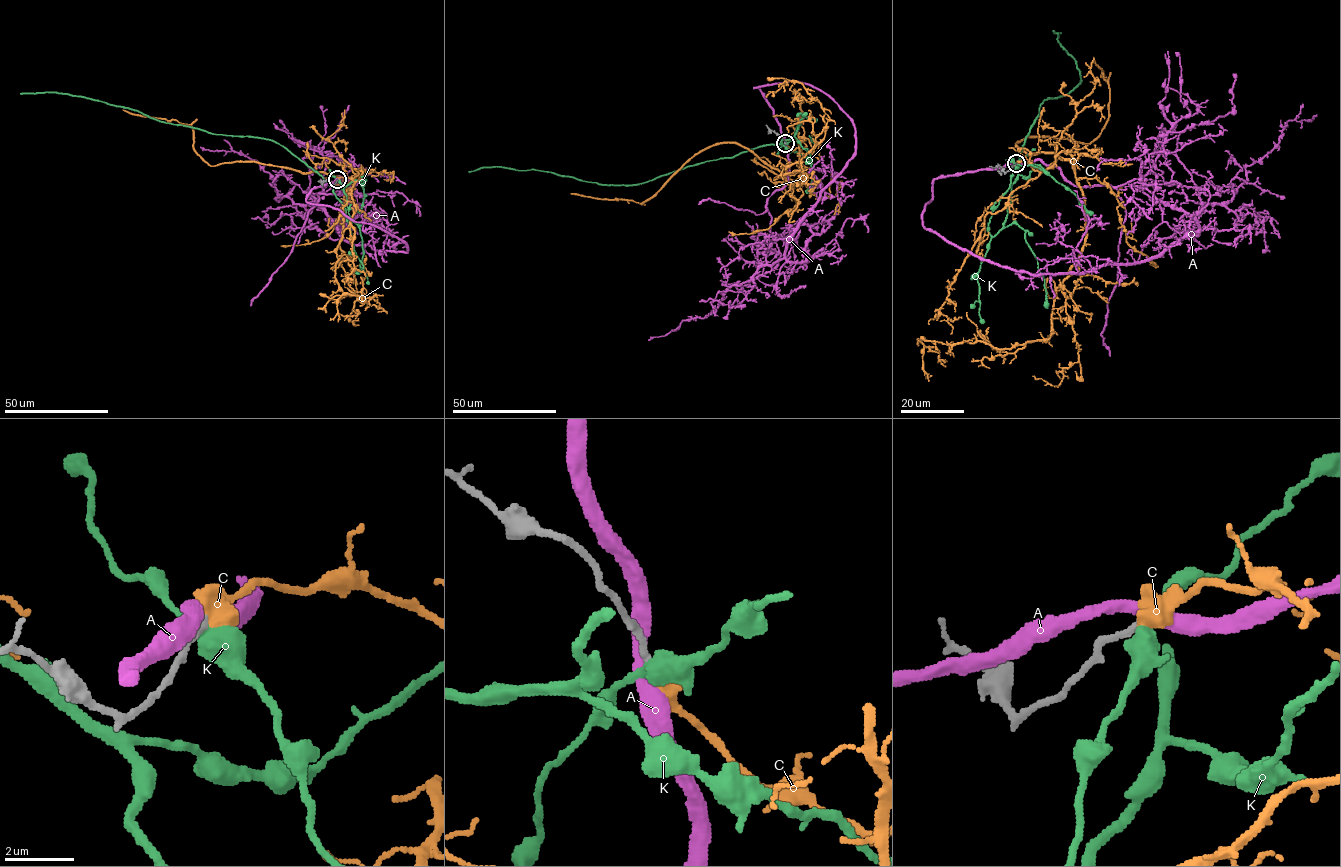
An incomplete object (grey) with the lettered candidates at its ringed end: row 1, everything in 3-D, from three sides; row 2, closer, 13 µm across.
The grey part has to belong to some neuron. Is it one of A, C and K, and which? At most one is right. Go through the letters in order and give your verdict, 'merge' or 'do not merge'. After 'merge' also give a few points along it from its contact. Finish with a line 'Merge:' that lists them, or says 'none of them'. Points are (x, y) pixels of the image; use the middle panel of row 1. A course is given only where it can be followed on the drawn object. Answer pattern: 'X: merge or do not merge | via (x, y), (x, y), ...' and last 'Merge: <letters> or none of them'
A: do not merge
C: merge | via (786, 142), (809, 168), (803, 180), (721, 142), (695, 154), (642, 204), (570, 193)
K: do not merge
Merge: C

